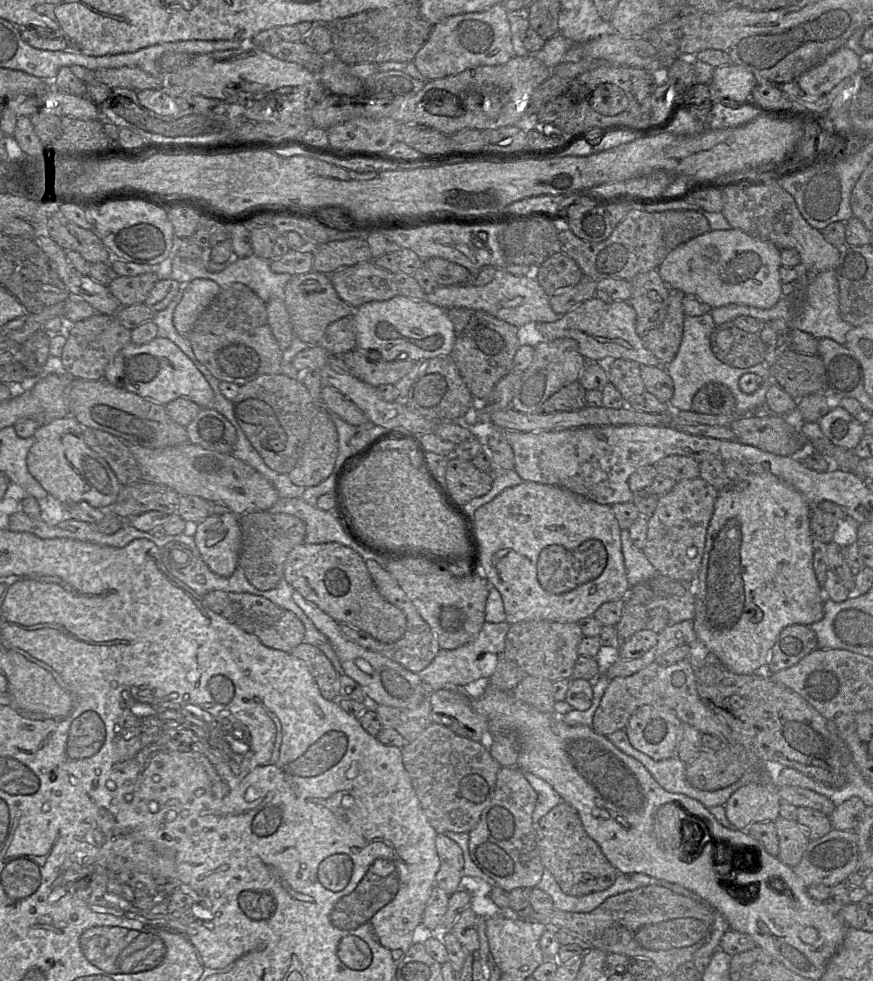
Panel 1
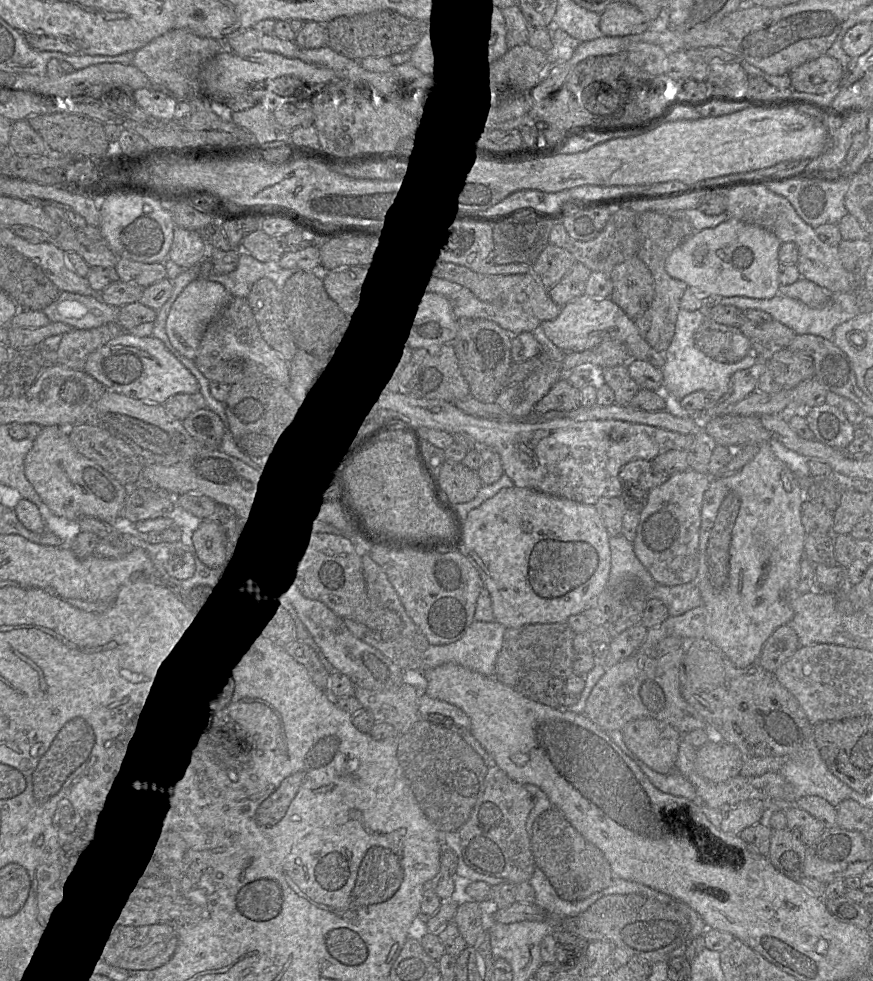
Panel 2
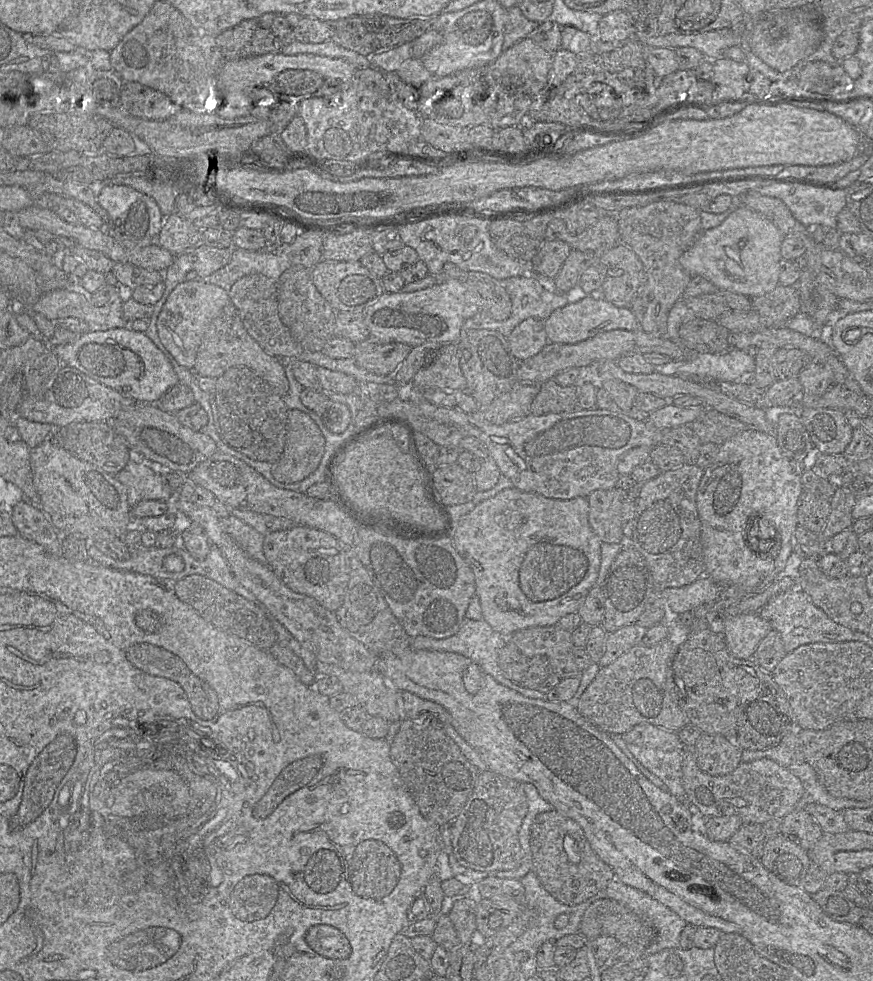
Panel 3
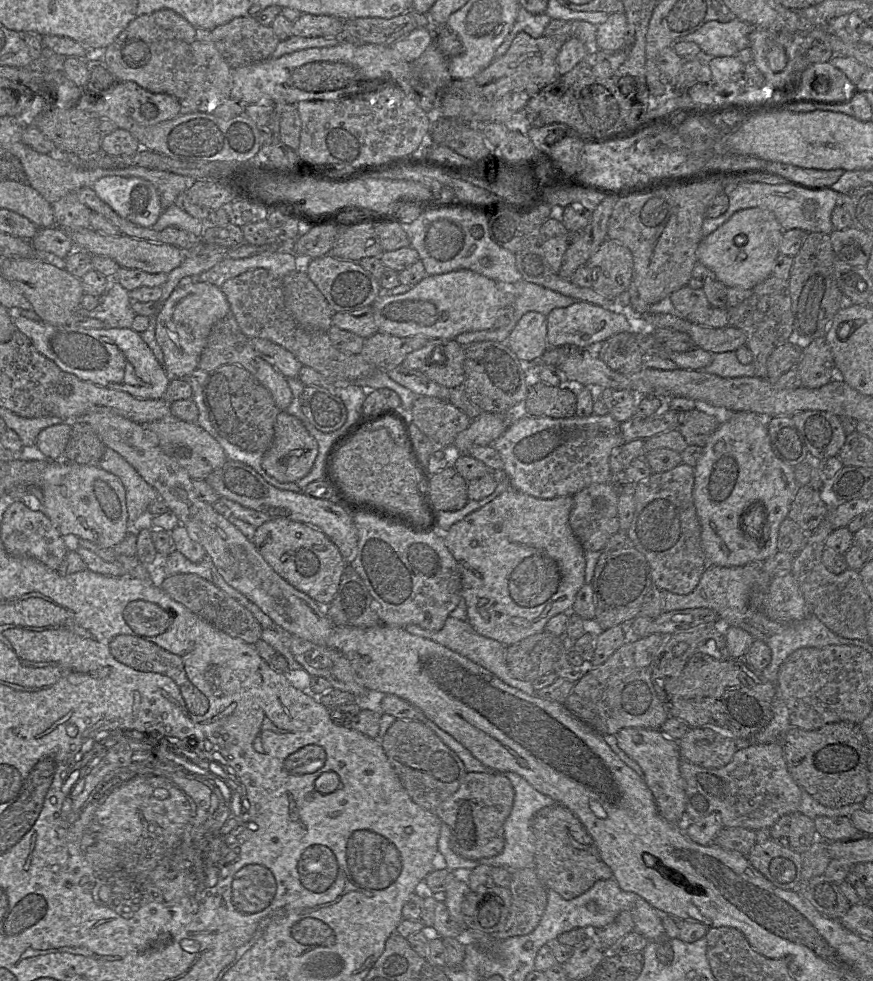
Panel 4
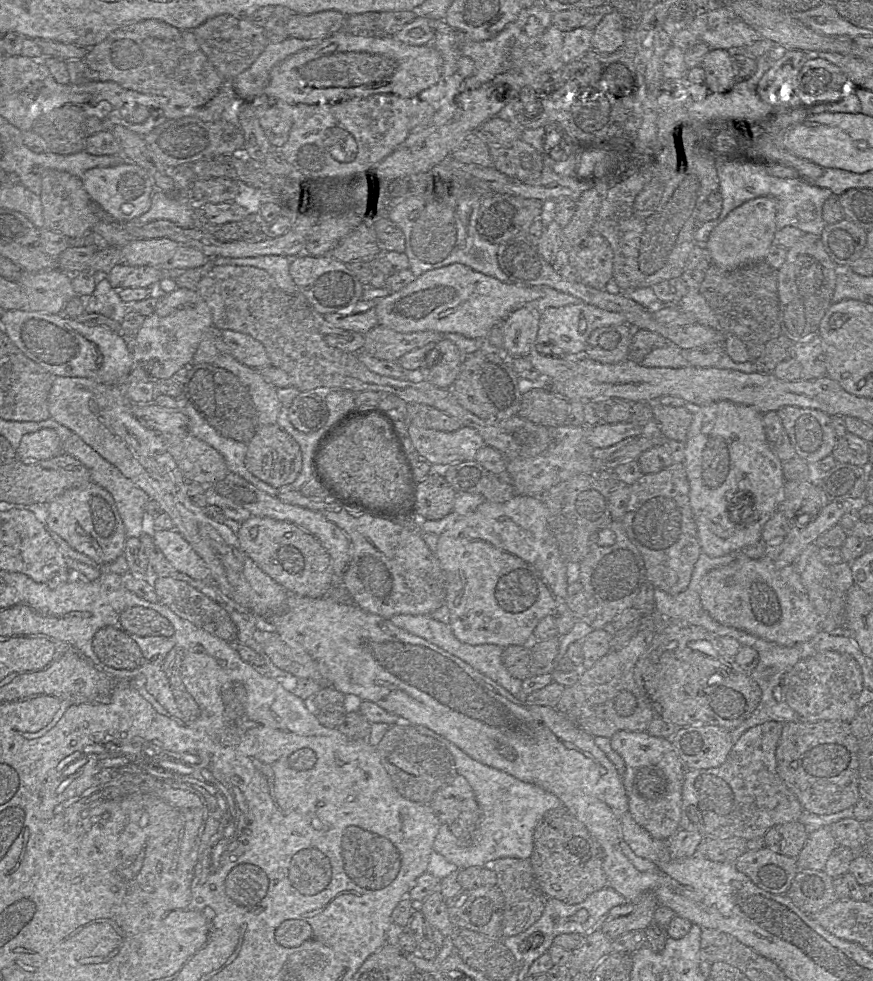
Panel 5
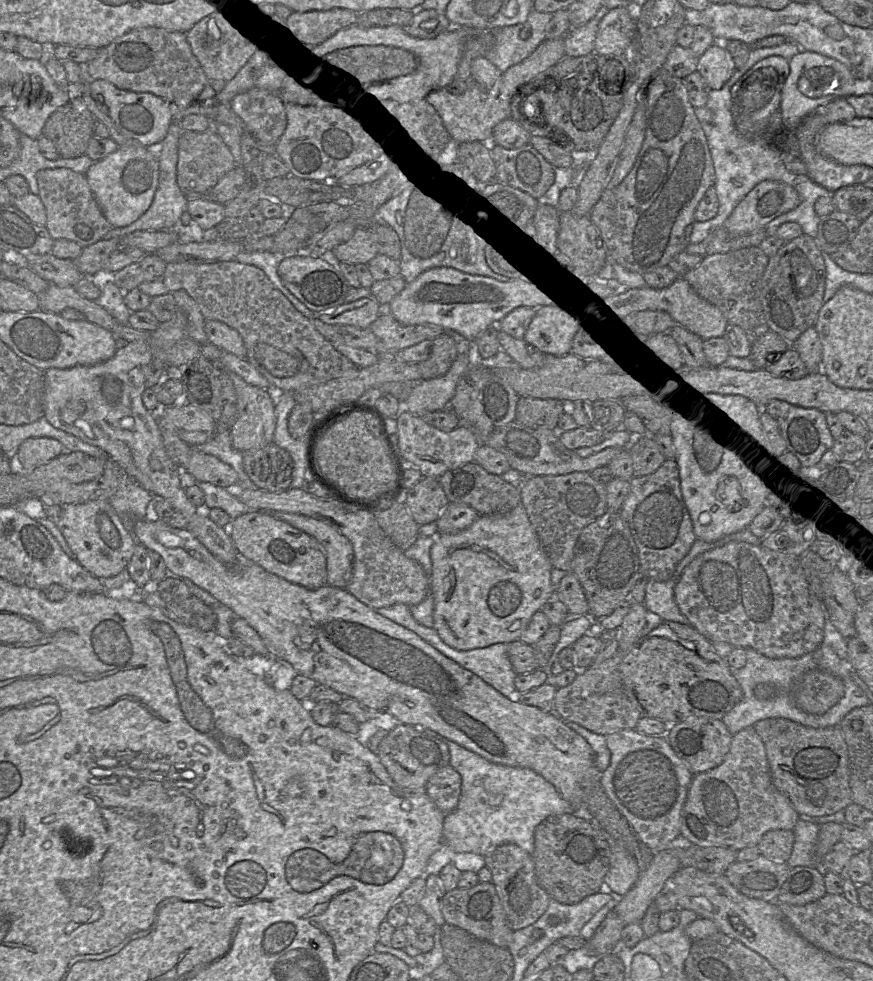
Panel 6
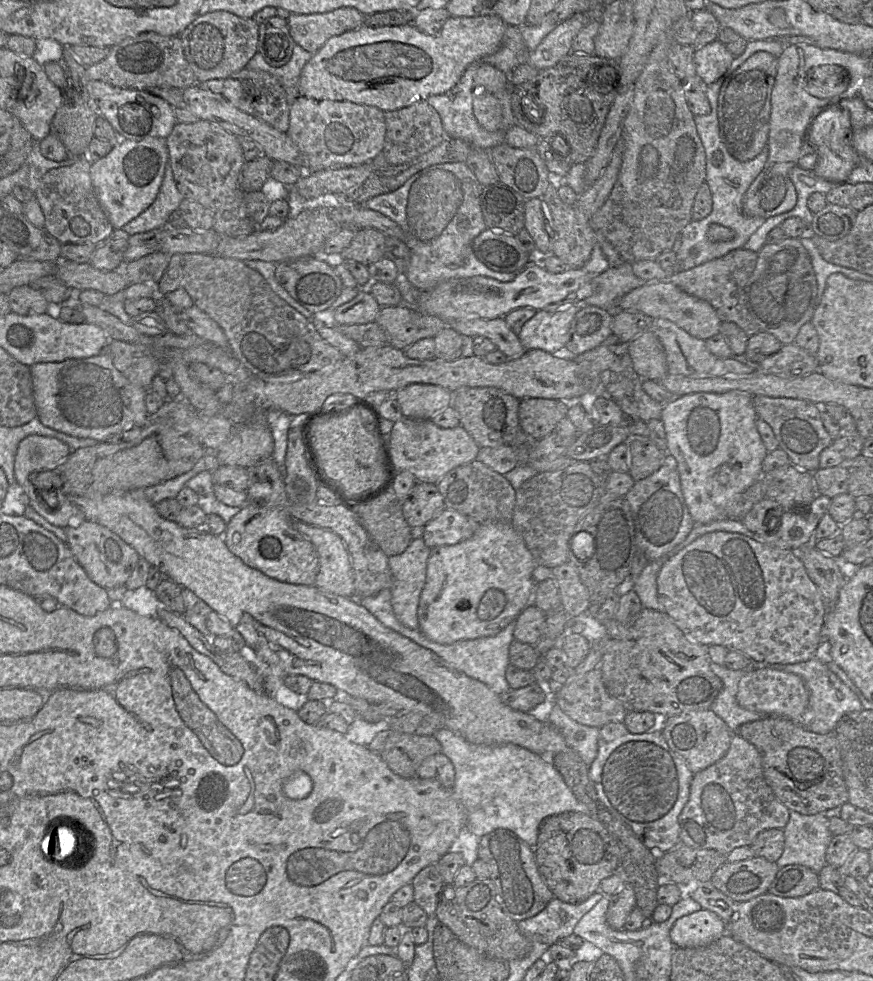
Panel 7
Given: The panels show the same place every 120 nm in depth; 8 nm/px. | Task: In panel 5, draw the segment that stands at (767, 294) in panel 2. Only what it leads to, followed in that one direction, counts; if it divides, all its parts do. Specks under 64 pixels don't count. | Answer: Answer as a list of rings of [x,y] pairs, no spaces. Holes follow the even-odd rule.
[[[761,196],[748,200],[733,209],[710,233],[705,243],[711,257],[711,264],[725,270],[734,270],[743,265],[764,260],[777,231],[776,215],[777,201],[771,196]]]

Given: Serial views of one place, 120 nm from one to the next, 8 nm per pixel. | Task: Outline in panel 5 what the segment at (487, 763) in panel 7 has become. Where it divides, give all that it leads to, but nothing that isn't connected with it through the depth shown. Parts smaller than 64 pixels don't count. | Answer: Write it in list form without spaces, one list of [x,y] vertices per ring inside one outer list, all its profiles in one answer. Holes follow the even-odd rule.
[[[438,735],[438,741],[451,752],[458,774],[470,784],[480,809],[480,818],[470,842],[456,838],[445,824],[441,824],[434,840],[434,851],[458,869],[472,866],[490,866],[503,857],[530,859],[533,852],[534,831],[543,815],[562,805],[561,800],[551,792],[483,764],[463,752],[445,737]]]

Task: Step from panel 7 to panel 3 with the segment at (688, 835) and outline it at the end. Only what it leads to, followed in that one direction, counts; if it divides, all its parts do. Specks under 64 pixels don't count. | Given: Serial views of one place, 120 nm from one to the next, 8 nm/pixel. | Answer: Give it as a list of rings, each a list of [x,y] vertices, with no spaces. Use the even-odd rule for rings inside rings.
[[[687,748],[682,760],[682,774],[690,807],[696,807],[705,817],[738,815],[744,824],[762,825],[772,819],[781,820],[796,809],[803,795],[801,781],[788,768],[767,758],[741,762],[729,774],[712,776],[699,769],[693,750]]]

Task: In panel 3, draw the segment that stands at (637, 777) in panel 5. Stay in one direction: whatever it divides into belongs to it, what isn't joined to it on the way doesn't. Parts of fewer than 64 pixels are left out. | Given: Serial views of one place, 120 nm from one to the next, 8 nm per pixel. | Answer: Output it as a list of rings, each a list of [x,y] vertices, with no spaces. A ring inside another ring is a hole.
[[[638,724],[623,734],[624,742],[631,753],[651,773],[659,777],[666,790],[680,801],[686,801],[683,786],[682,760],[685,749],[677,732],[668,731],[652,724]]]

